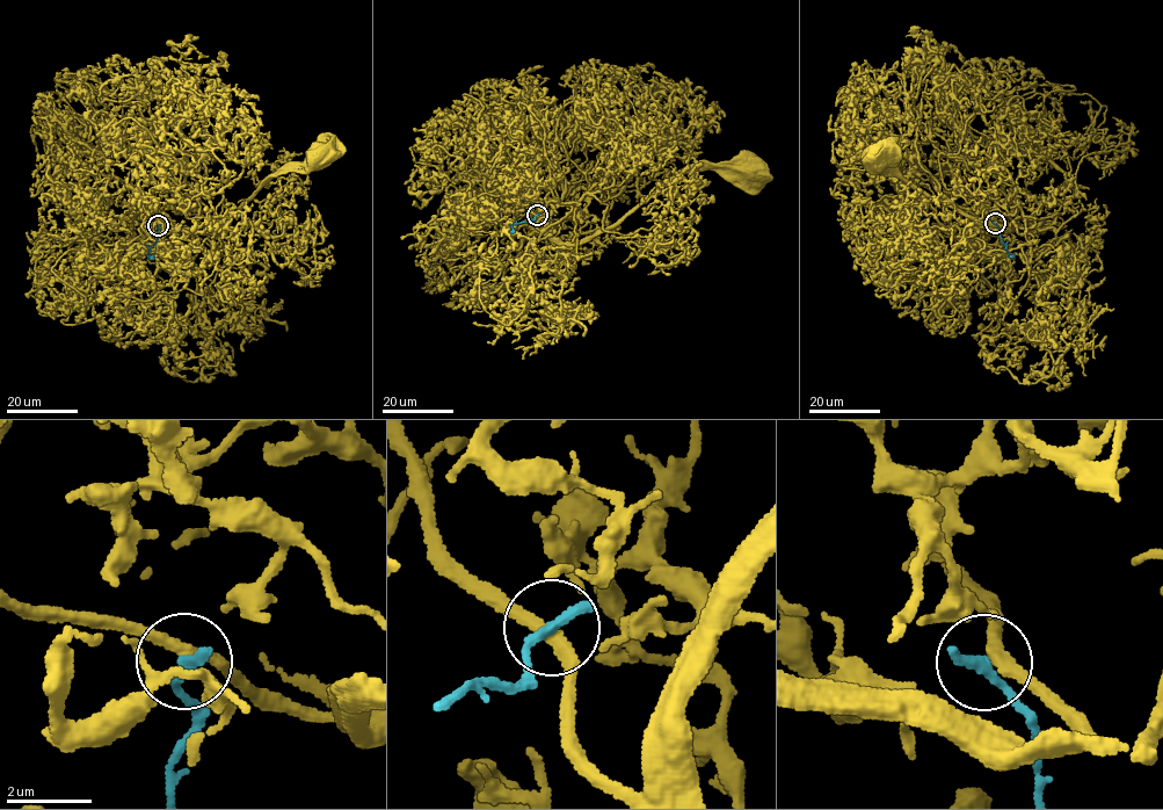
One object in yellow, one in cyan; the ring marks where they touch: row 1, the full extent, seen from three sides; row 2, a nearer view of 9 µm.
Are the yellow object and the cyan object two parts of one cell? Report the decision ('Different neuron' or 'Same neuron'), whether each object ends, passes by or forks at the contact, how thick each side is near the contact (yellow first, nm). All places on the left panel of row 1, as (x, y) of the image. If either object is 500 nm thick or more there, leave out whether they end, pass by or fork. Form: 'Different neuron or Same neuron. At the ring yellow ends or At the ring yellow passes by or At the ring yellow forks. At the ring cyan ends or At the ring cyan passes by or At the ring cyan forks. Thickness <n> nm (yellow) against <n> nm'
Different neuron. At the ring yellow forks. At the ring cyan ends. Thickness 240 nm (yellow) against 300 nm

